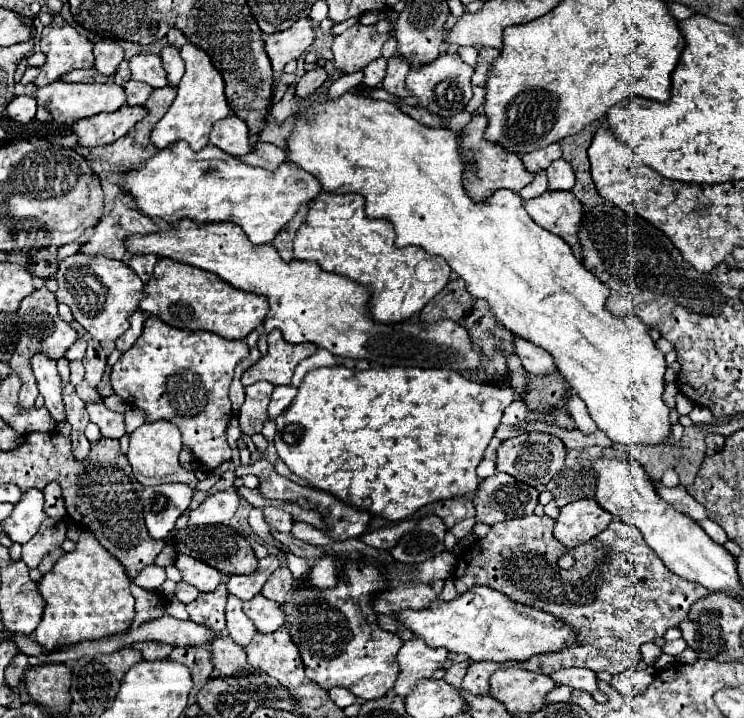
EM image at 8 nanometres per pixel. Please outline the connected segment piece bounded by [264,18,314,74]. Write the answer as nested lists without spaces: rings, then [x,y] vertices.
[[[300,18],[290,28],[270,34],[264,40],[264,50],[272,62],[274,74],[282,74],[290,60],[298,60],[314,40],[314,26],[310,18]]]

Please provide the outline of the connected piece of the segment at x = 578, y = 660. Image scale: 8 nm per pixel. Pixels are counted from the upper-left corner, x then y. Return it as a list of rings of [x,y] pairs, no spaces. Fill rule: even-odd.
[[[530,514],[494,524],[486,538],[476,540],[458,558],[454,584],[458,592],[482,584],[506,594],[514,602],[548,612],[572,626],[576,644],[552,654],[534,654],[524,662],[472,662],[462,680],[462,688],[468,694],[490,696],[490,676],[508,666],[520,666],[542,674],[552,674],[570,666],[620,674],[642,660],[642,644],[654,642],[662,638],[668,628],[680,626],[680,622],[688,618],[692,604],[710,594],[704,586],[672,574],[644,542],[640,530],[626,522],[614,520],[596,538],[576,548],[568,548],[556,540],[552,528],[554,520],[546,514]],[[566,550],[574,556],[574,566],[568,570],[558,566]]]

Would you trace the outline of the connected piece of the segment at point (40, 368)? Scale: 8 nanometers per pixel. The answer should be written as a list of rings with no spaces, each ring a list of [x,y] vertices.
[[[34,354],[32,372],[38,380],[40,394],[46,400],[44,406],[52,414],[54,422],[66,422],[66,410],[62,402],[62,388],[60,388],[60,376],[56,370],[56,362],[50,358],[44,358],[44,354]]]

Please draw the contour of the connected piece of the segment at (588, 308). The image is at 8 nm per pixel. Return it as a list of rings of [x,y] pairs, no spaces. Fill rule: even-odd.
[[[290,86],[286,90],[286,94],[282,96],[280,102],[276,102],[272,106],[272,116],[276,118],[276,122],[282,122],[286,120],[290,114],[296,114],[296,126],[290,140],[288,140],[288,150],[290,150],[290,156],[288,160],[298,164],[300,168],[312,172],[320,184],[322,184],[322,190],[326,192],[334,192],[334,194],[344,194],[344,192],[356,192],[356,194],[362,194],[364,200],[366,200],[366,214],[368,218],[388,218],[392,224],[394,224],[394,230],[396,230],[396,246],[398,248],[404,248],[404,246],[422,246],[428,254],[436,254],[436,256],[442,256],[448,266],[466,282],[466,290],[476,296],[476,298],[482,298],[488,302],[490,306],[490,312],[492,316],[502,324],[506,326],[514,336],[520,336],[520,338],[528,338],[528,342],[534,342],[538,346],[542,346],[544,350],[548,350],[558,366],[558,370],[562,372],[562,376],[566,378],[568,386],[586,402],[586,408],[588,408],[588,414],[590,418],[596,422],[596,426],[600,430],[606,432],[606,436],[612,440],[612,442],[618,442],[618,444],[624,444],[624,446],[632,446],[632,444],[638,444],[642,448],[650,446],[650,448],[662,448],[664,444],[668,444],[668,438],[670,438],[670,432],[672,432],[672,424],[670,424],[670,406],[664,402],[664,374],[666,374],[666,368],[668,368],[668,362],[666,362],[666,354],[656,346],[656,342],[650,338],[650,328],[640,320],[640,318],[620,318],[620,316],[614,316],[612,312],[606,310],[606,298],[608,298],[608,286],[604,286],[596,276],[592,276],[584,266],[582,262],[574,256],[572,248],[560,240],[560,236],[544,230],[542,226],[538,226],[530,216],[528,212],[524,210],[522,206],[522,198],[512,192],[512,190],[494,190],[484,202],[476,202],[468,196],[466,188],[464,188],[464,172],[468,168],[474,168],[474,158],[470,154],[470,150],[464,150],[462,152],[462,146],[460,146],[460,138],[454,130],[450,128],[428,128],[424,124],[420,124],[418,120],[410,118],[408,114],[404,114],[400,108],[396,108],[394,104],[390,102],[384,102],[384,100],[372,100],[372,98],[362,98],[362,96],[356,96],[352,92],[346,92],[342,94],[340,98],[336,100],[328,100],[328,102],[313,102],[310,106],[300,106],[296,102],[296,96],[294,96],[294,86]]]

